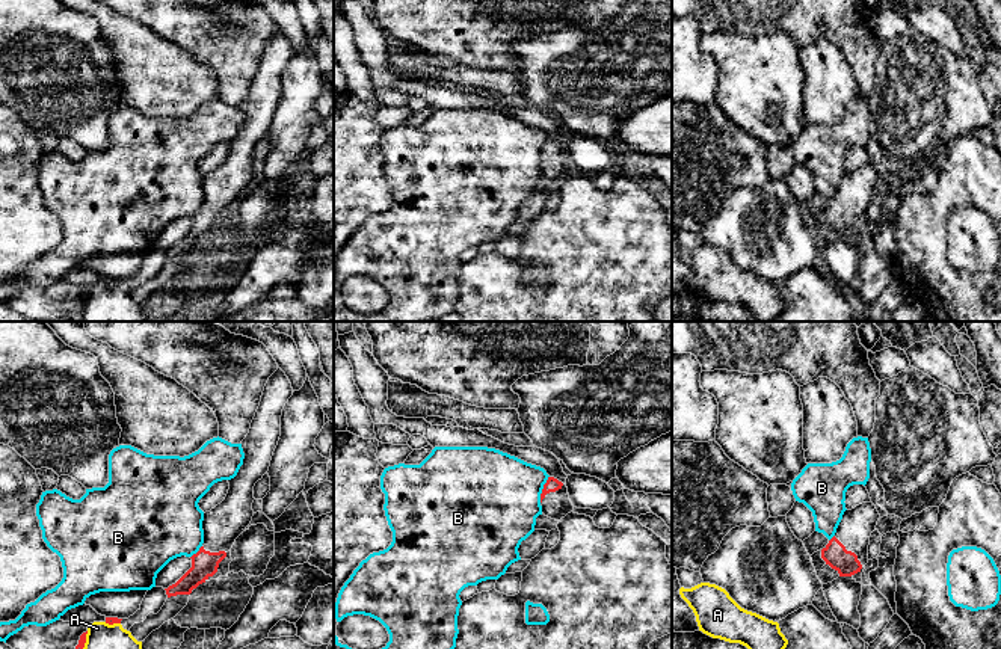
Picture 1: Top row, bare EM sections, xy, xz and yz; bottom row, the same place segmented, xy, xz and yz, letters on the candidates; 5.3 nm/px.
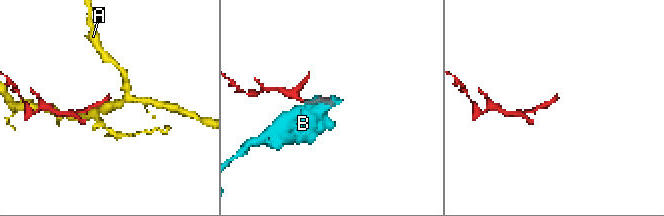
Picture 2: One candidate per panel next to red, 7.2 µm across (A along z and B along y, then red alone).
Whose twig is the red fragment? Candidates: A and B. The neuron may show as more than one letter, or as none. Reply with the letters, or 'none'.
none

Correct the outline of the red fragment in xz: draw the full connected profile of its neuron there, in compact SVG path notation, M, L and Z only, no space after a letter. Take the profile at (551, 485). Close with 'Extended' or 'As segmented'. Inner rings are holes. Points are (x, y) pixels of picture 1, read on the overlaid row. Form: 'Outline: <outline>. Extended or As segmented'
Outline: M548 477L541 494L542 513L551 519L560 521L574 512L568 488L554 477Z. Extended

